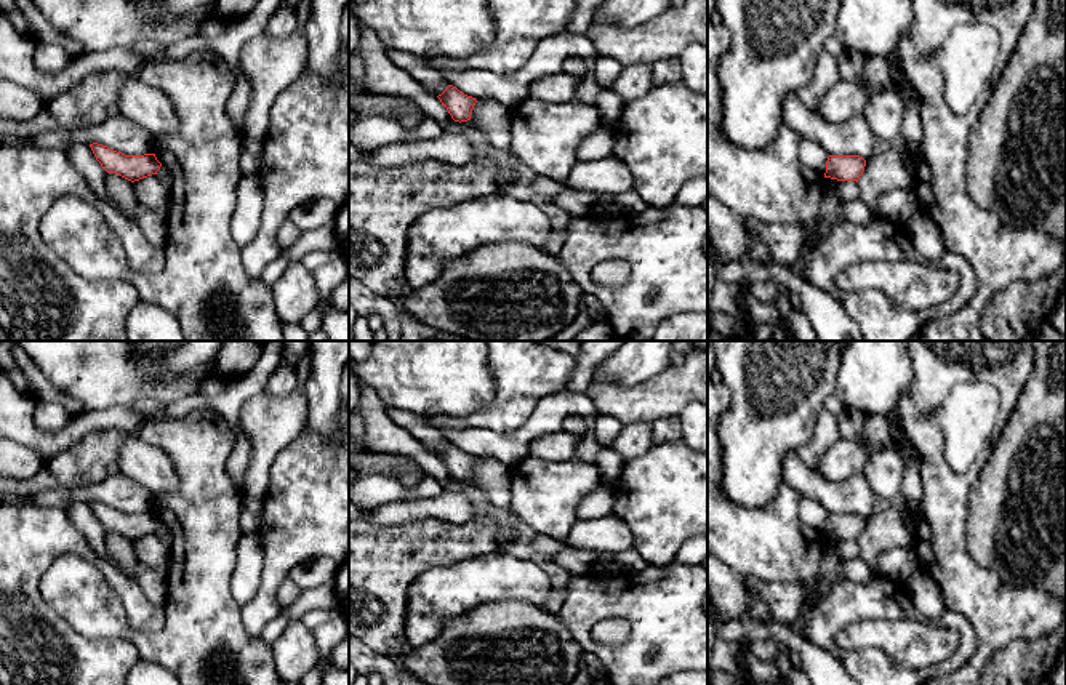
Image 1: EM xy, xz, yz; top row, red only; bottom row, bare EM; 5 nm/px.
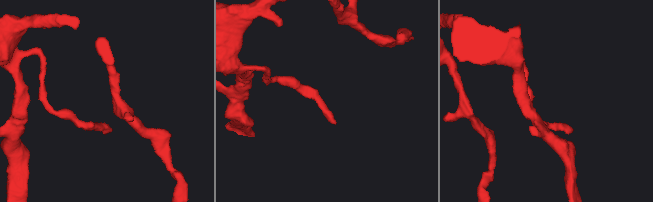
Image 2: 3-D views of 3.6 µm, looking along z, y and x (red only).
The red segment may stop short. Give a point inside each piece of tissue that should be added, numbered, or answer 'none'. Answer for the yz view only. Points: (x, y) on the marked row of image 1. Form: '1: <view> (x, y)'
none

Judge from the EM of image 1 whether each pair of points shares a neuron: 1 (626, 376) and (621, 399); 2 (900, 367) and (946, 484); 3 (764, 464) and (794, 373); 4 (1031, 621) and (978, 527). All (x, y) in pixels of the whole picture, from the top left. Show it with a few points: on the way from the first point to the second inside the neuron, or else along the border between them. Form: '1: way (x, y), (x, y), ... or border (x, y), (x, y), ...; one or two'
1: border (594, 370), (626, 388), (637, 386), (660, 372); two
2: border (911, 357), (913, 380), (898, 400), (895, 420); two
3: way (764, 442), (764, 423), (772, 413), (775, 396); one
4: border (980, 565), (1013, 586), (1042, 586), (1049, 592); two

